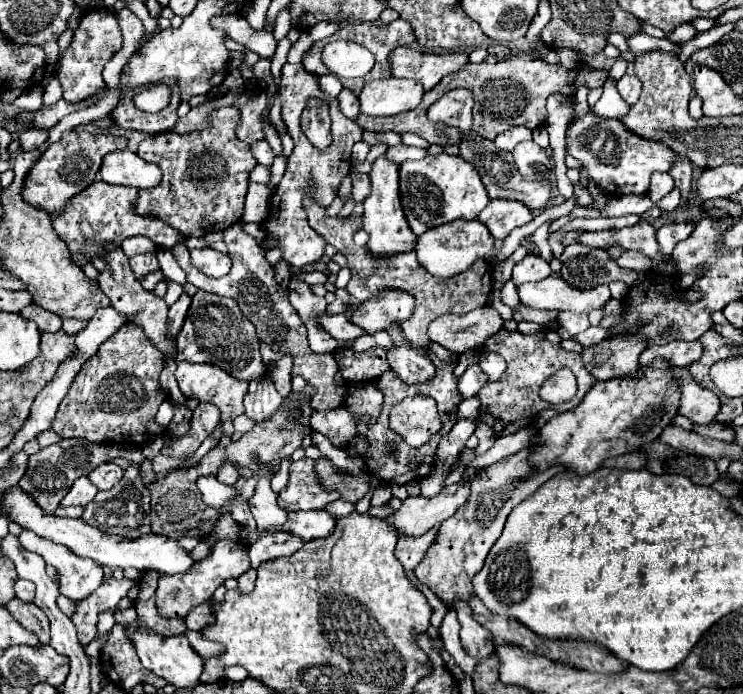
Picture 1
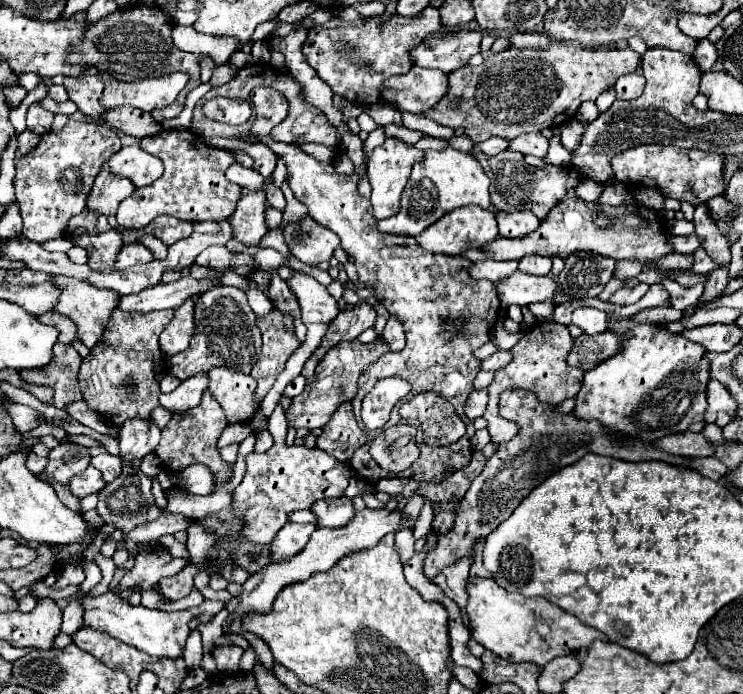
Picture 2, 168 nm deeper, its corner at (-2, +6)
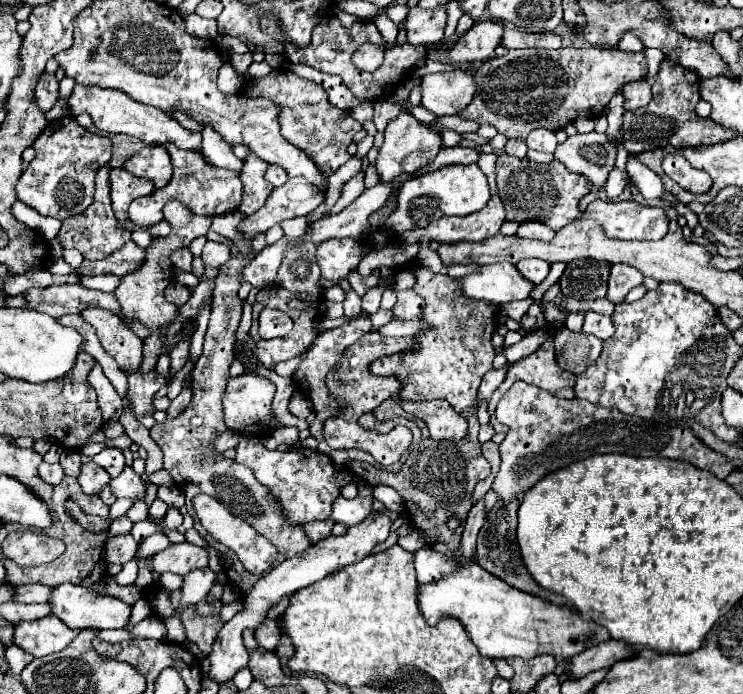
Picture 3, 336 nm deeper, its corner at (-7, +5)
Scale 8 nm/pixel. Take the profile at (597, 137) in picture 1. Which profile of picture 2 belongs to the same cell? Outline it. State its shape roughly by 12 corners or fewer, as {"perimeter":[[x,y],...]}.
{"perimeter":[[641,145],[613,157],[615,179],[693,207],[725,193],[725,157]]}

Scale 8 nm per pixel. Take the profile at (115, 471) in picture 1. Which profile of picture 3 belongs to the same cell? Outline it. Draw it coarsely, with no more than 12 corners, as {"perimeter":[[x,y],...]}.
{"perimeter":[[104,448],[92,458],[112,478],[124,468],[118,448]]}

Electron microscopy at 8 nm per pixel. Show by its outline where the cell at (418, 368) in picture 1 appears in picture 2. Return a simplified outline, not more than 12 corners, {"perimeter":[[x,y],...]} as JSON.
{"perimeter":[[397,317],[387,319],[381,339],[391,351],[405,347],[405,333]]}

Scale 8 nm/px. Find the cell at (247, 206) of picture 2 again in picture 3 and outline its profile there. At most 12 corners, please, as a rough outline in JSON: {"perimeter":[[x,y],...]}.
{"perimeter":[[244,160],[242,214],[258,212],[274,186],[264,178],[264,160]]}

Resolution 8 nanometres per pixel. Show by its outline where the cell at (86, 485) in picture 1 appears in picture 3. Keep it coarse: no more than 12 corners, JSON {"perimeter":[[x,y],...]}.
{"perimeter":[[86,462],[78,476],[82,492],[98,494],[110,476],[94,462]]}

